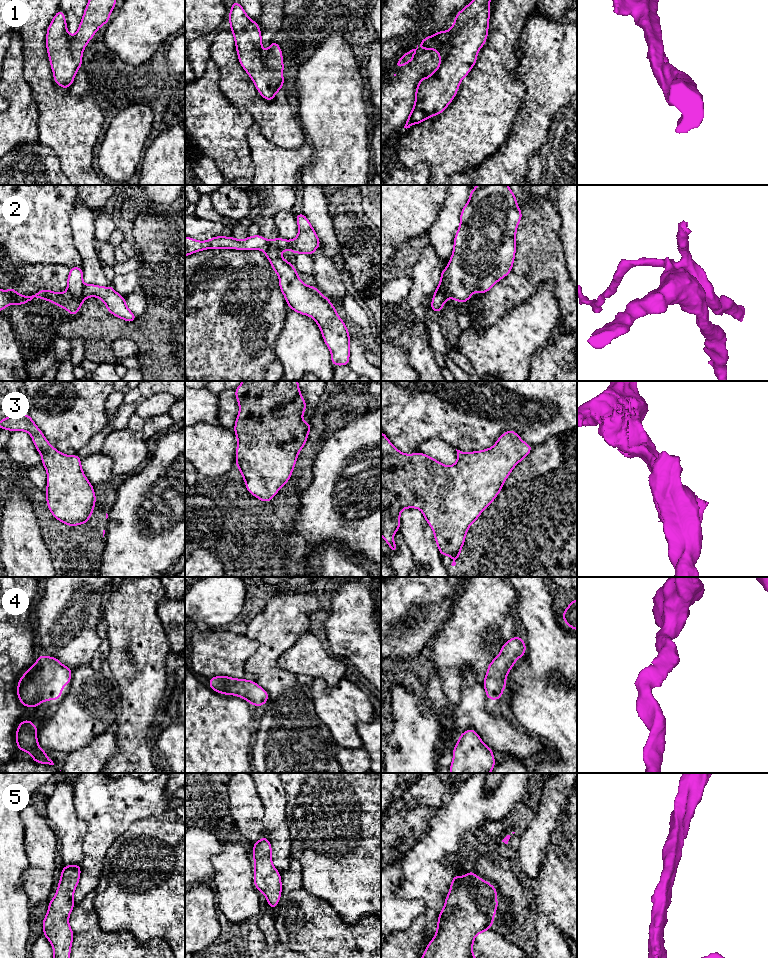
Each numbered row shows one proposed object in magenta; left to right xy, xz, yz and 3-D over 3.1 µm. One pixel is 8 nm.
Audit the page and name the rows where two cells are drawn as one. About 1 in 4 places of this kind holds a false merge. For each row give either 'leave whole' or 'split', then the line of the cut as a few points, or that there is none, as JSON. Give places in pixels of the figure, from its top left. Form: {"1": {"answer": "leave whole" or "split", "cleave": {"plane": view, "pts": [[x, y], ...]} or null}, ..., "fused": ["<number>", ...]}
{"1": {"answer": "leave whole", "cleave": null}, "2": {"answer": "split", "cleave": {"plane": "xy", "pts": [[84, 285], [83, 292], [78, 297], [73, 297], [67, 291]]}}, "3": {"answer": "leave whole", "cleave": null}, "4": {"answer": "leave whole", "cleave": null}, "5": {"answer": "leave whole", "cleave": null}, "fused": ["2"]}

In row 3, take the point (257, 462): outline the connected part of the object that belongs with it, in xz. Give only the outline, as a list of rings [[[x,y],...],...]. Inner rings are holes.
[[[243,381],[235,389],[235,397],[239,404],[233,428],[237,437],[236,467],[241,471],[248,492],[260,501],[270,502],[290,479],[298,454],[308,439],[311,423],[302,420],[306,401],[301,395],[298,381]]]

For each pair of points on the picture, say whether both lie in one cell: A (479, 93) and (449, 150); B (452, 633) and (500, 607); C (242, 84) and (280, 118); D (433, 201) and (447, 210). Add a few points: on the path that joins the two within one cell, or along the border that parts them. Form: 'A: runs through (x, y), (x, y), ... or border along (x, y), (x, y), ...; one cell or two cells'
A: runs through (479, 107), (478, 121), (463, 136); one cell
B: runs through (464, 633), (470, 633), (488, 615); one cell
C: runs through (249, 94), (270, 115); one cell
D: border along (448, 195), (437, 219), (430, 226); two cells

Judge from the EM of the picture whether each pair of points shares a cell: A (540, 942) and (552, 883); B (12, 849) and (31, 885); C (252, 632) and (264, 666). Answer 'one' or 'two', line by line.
A: one
B: two
C: one

